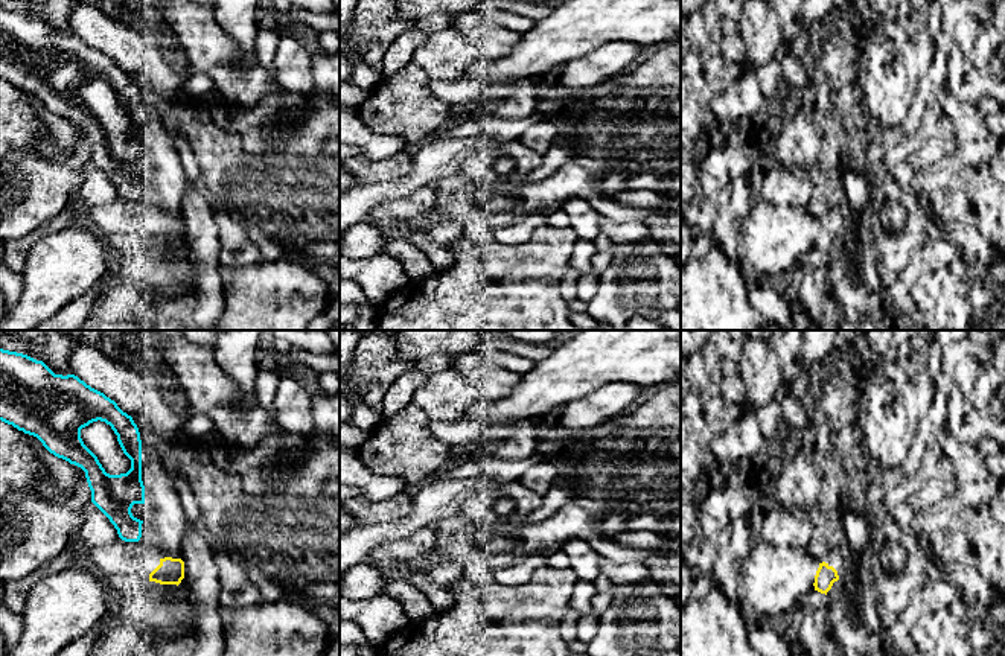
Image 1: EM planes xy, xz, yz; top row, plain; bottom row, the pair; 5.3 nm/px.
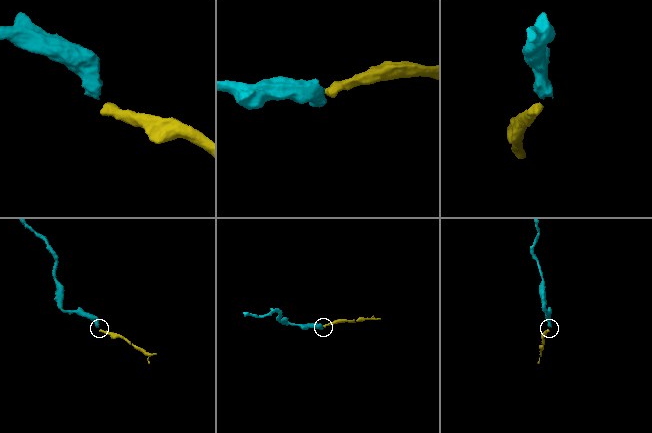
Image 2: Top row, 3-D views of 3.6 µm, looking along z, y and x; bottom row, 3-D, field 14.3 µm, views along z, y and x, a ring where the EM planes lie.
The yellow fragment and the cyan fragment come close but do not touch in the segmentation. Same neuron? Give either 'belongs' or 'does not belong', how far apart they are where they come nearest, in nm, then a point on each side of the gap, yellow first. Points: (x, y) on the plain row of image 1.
does not belong; gap 150 nm; span xy (160, 218), (139, 198)

